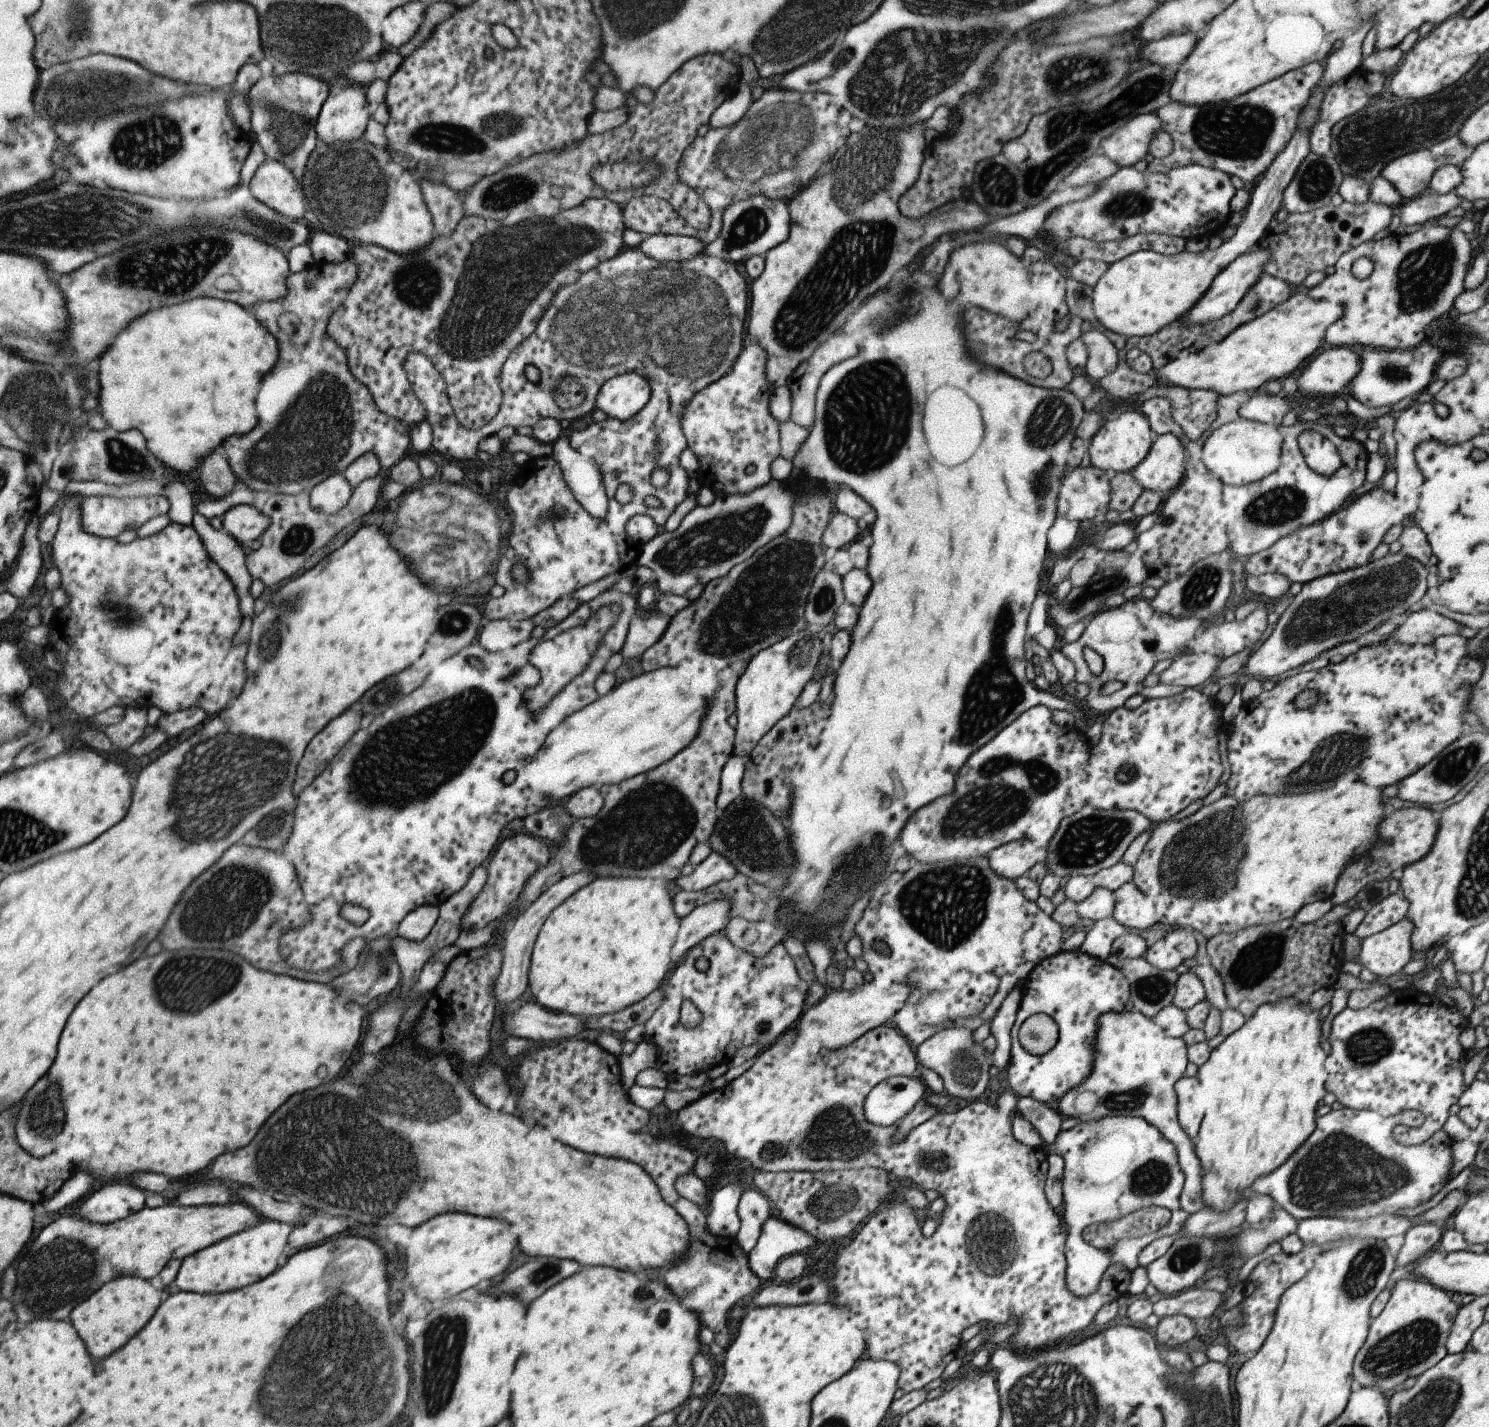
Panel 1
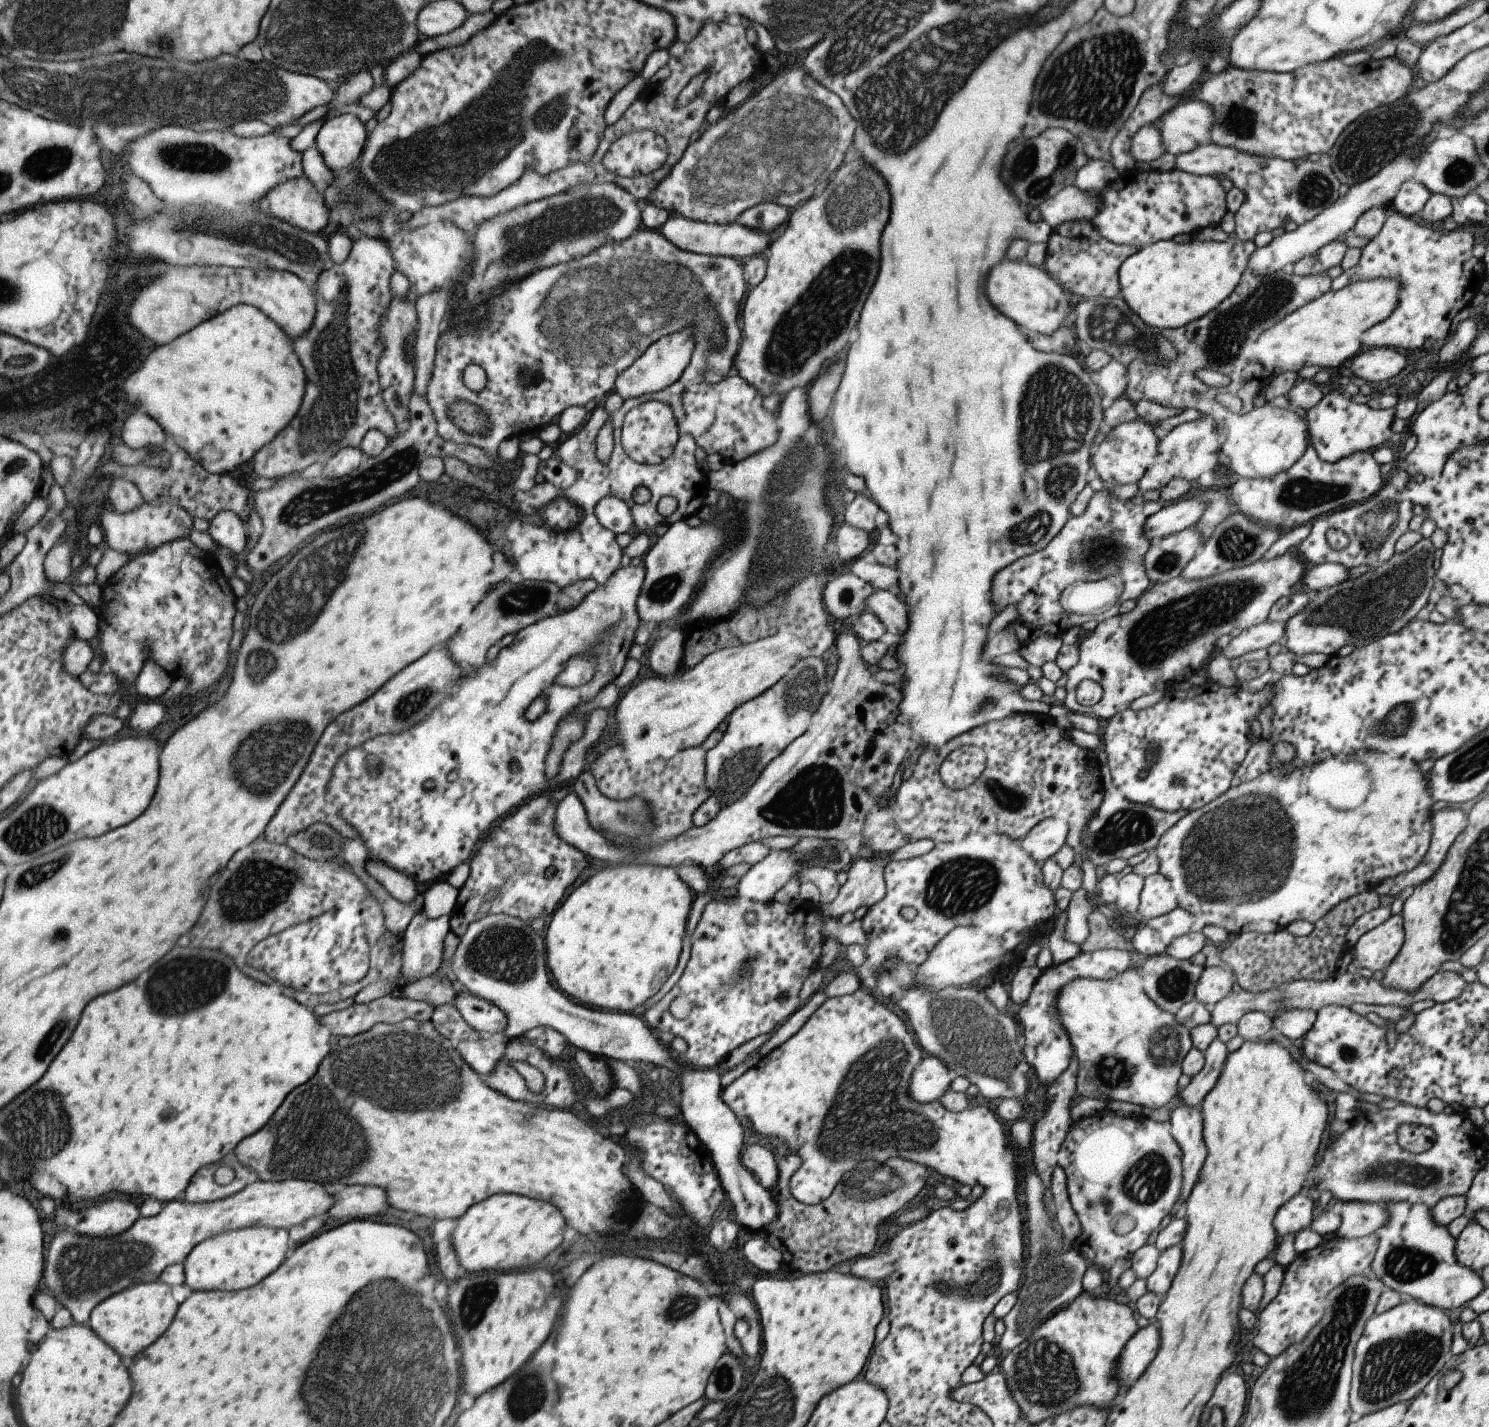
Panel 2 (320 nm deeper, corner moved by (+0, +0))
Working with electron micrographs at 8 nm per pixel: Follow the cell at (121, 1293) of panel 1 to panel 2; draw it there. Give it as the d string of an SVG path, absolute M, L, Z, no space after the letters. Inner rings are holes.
M159 1280L138 1284L110 1296L92 1312L89 1326L121 1356L135 1358L167 1332L177 1310L179 1302L173 1298L171 1285Z

